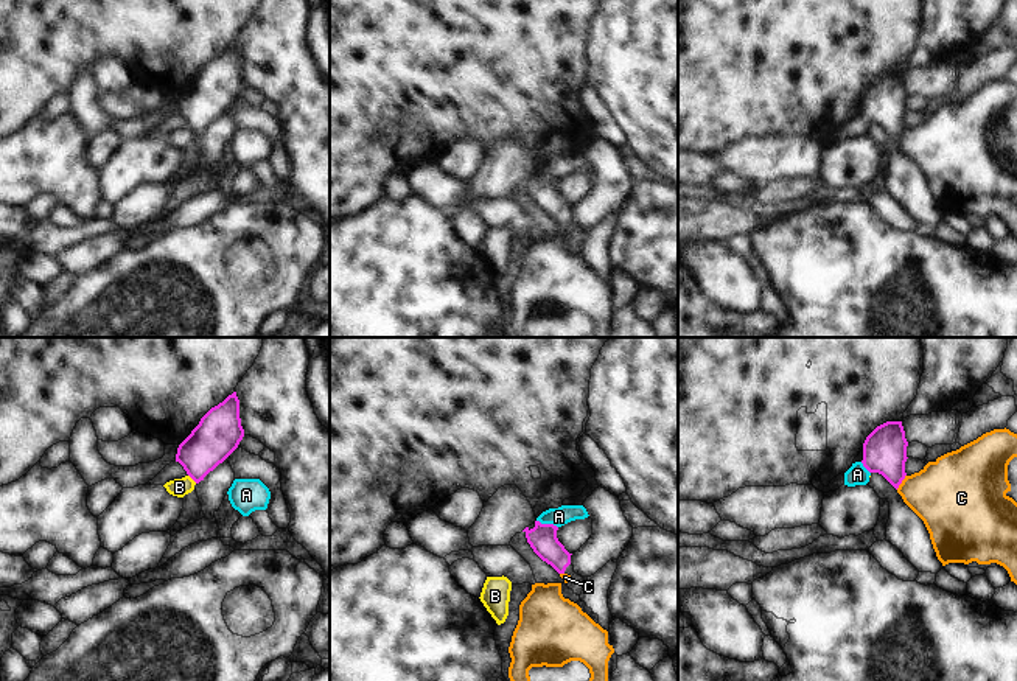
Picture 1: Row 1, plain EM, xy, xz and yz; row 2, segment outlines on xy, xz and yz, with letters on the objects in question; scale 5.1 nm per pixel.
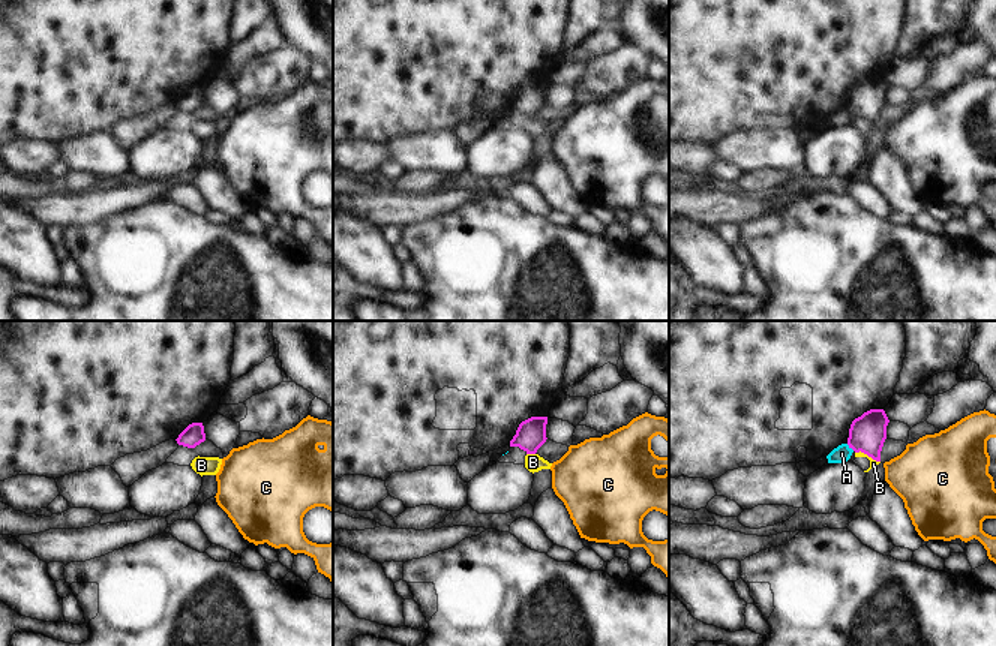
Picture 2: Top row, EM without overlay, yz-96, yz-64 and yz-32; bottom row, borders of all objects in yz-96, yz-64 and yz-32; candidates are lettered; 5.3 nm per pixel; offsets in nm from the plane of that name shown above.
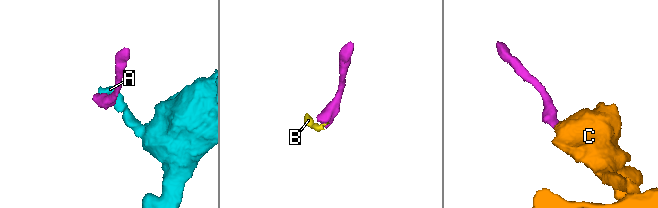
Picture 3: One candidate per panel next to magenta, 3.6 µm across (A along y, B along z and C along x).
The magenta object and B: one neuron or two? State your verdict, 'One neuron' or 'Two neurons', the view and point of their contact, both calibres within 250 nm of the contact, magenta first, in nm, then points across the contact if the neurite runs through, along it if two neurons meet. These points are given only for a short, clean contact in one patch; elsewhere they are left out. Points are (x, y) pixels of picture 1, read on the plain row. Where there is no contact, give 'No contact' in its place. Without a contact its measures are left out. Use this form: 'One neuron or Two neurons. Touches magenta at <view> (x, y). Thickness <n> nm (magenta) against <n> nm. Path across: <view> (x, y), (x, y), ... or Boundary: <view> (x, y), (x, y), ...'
Two neurons. Touches magenta at xy (193, 131). Thickness 220 nm (magenta) against 100 nm. Boundary: xy (188, 126), (196, 134).

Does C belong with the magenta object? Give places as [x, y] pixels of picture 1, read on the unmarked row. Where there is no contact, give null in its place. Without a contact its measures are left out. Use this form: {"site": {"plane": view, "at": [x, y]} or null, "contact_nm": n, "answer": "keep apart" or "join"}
{"site": {"plane": "yz", "at": [901, 134]}, "contact_nm": 90, "answer": "join"}

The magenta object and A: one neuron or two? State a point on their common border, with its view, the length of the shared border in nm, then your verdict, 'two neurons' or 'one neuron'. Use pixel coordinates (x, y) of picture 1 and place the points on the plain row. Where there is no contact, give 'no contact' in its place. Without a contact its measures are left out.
meets magenta in xz at (548, 176); contact 120 nm long; two neurons

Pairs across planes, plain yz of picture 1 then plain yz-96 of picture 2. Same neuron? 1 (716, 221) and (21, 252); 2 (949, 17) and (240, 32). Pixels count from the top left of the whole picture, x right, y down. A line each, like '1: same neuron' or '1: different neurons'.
1: different neurons
2: same neuron

